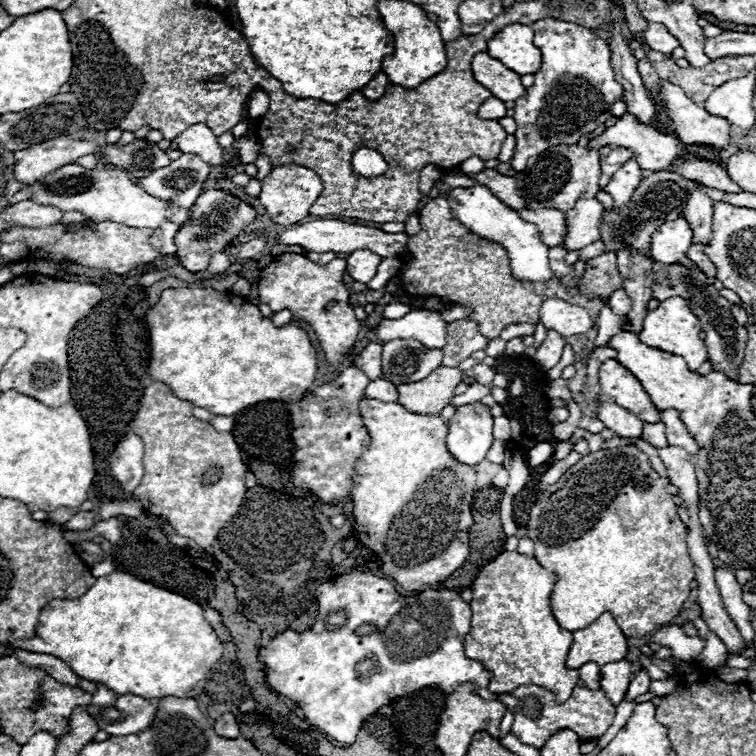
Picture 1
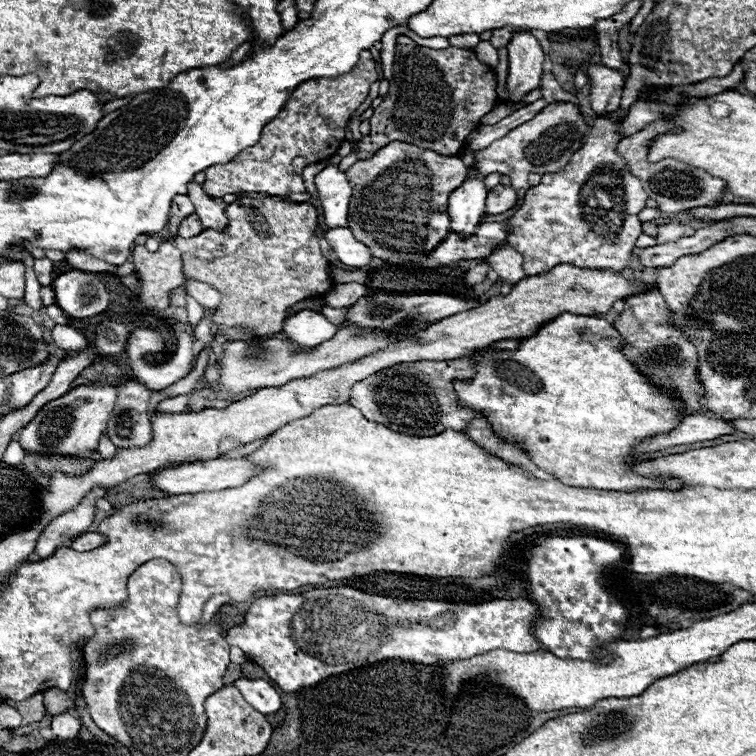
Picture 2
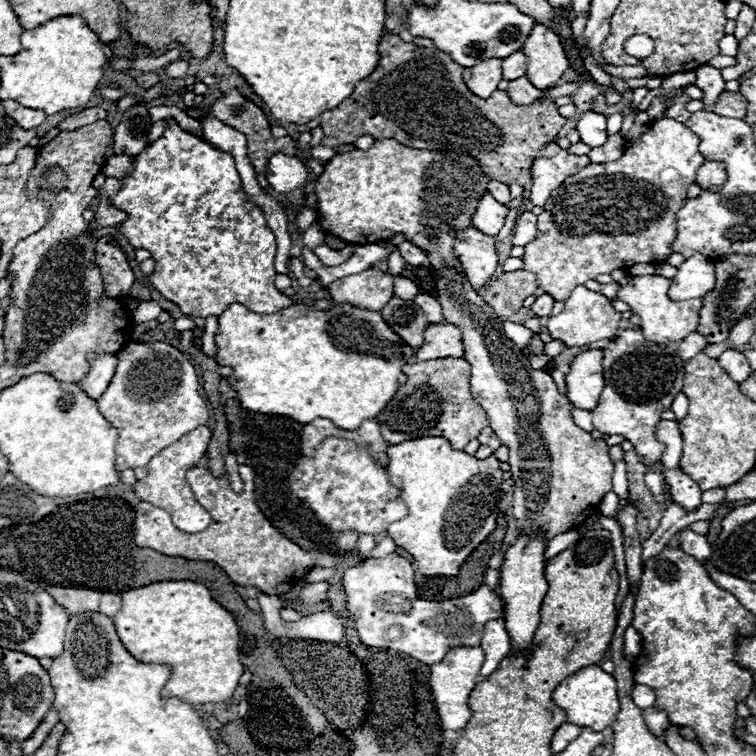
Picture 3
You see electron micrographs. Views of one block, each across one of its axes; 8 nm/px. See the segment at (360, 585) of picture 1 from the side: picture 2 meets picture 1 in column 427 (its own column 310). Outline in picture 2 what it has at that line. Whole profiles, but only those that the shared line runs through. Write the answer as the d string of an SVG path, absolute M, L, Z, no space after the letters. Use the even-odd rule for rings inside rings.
M318 588L304 594L278 594L258 598L246 612L244 624L234 626L226 634L230 646L240 648L250 660L266 670L266 674L284 690L296 692L306 686L314 686L334 674L342 674L364 664L396 658L414 664L436 664L468 660L490 650L510 650L528 654L540 648L532 636L532 624L538 616L536 604L522 598L494 598L478 604L450 604L430 600L404 600L388 596L366 594L358 588Z

